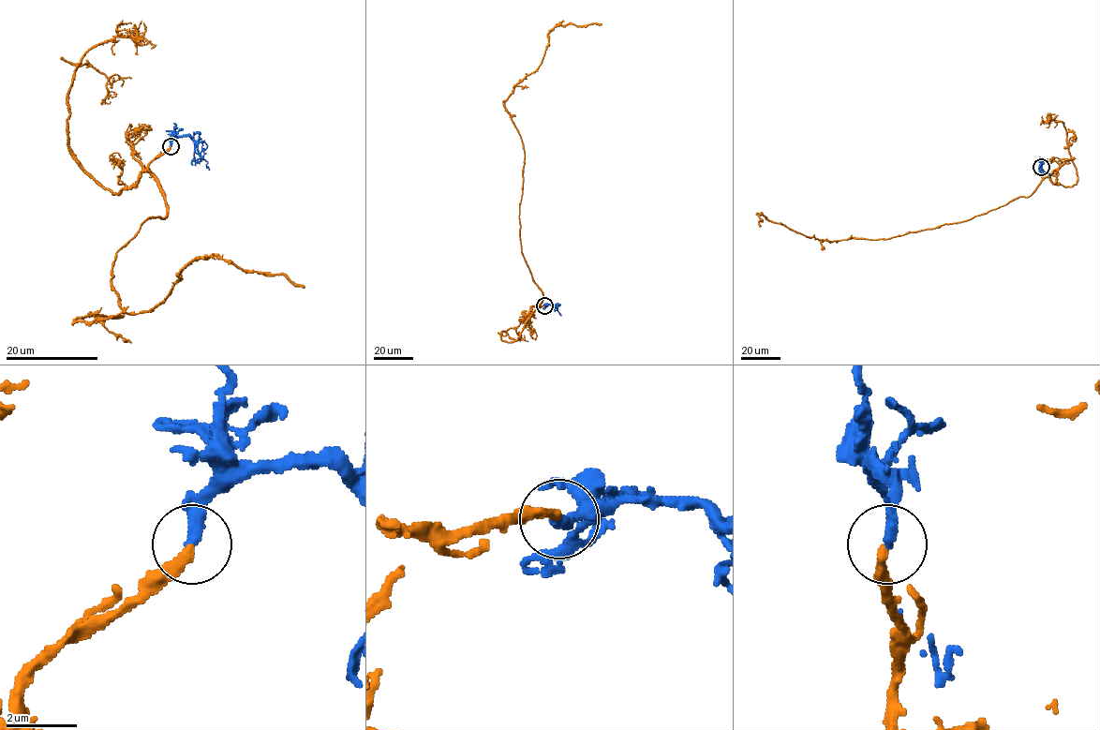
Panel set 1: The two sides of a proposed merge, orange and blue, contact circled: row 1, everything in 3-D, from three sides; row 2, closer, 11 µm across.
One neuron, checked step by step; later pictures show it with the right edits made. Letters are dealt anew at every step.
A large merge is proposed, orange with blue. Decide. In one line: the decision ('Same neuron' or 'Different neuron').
Same neuron

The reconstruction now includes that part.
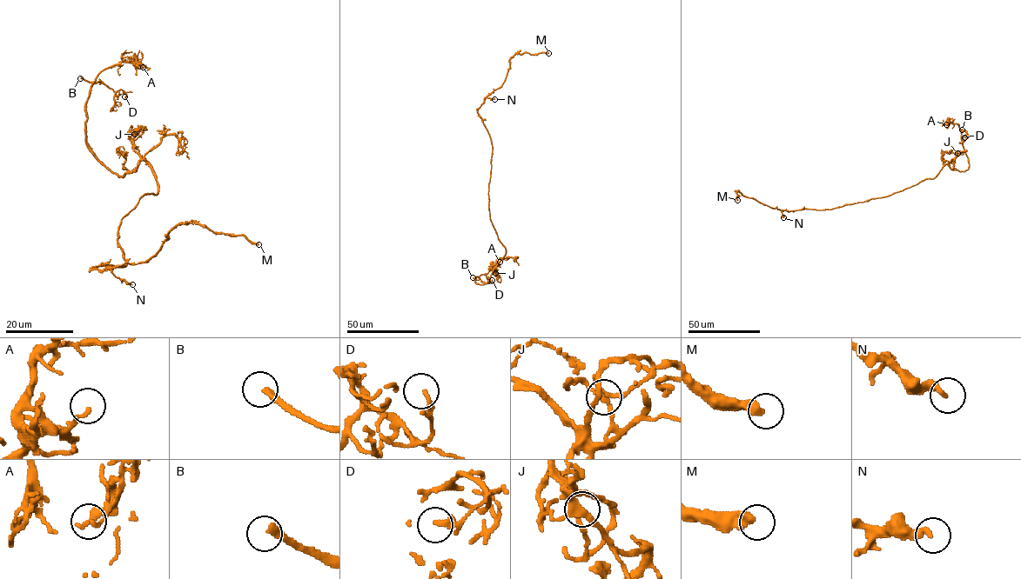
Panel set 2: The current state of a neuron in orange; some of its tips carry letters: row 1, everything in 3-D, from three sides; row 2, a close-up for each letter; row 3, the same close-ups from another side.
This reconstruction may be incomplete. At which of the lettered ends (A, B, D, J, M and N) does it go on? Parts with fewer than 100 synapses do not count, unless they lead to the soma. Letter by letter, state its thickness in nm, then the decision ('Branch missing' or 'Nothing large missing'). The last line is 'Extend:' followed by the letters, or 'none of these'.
A: Thickness 150 nm. Nothing large missing
B: Thickness 280 nm. Branch missing
D: Thickness 120 nm. Nothing large missing
J: Thickness 150 nm. Nothing large missing
M: Thickness 440 nm. Branch missing
N: Thickness 280 nm. Nothing large missing
Extend: B, M

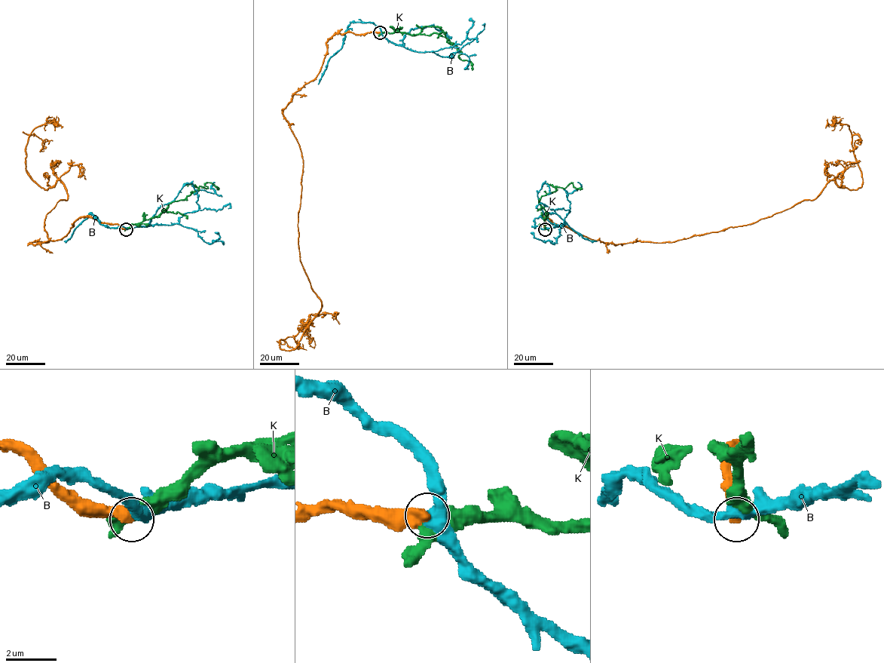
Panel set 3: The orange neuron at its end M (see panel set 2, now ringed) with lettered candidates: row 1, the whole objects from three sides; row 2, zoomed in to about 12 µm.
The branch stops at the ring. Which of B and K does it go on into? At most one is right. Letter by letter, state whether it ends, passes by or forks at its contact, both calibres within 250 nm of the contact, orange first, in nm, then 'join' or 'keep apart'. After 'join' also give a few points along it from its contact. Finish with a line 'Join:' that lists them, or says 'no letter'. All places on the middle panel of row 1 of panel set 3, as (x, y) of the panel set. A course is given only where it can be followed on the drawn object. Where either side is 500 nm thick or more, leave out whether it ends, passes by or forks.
B: 550/440 nm | keep apart
K: 600/340 nm | keep apart
Join: no letter

